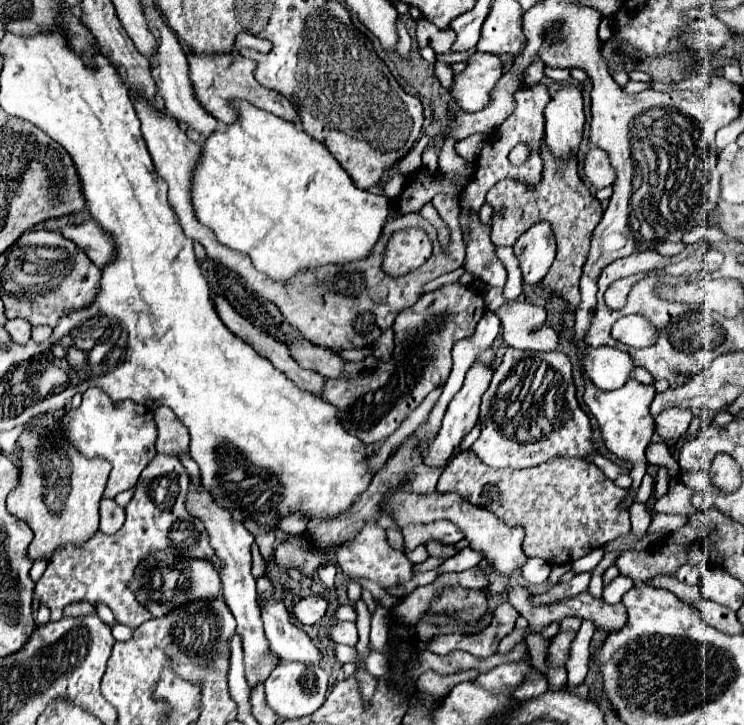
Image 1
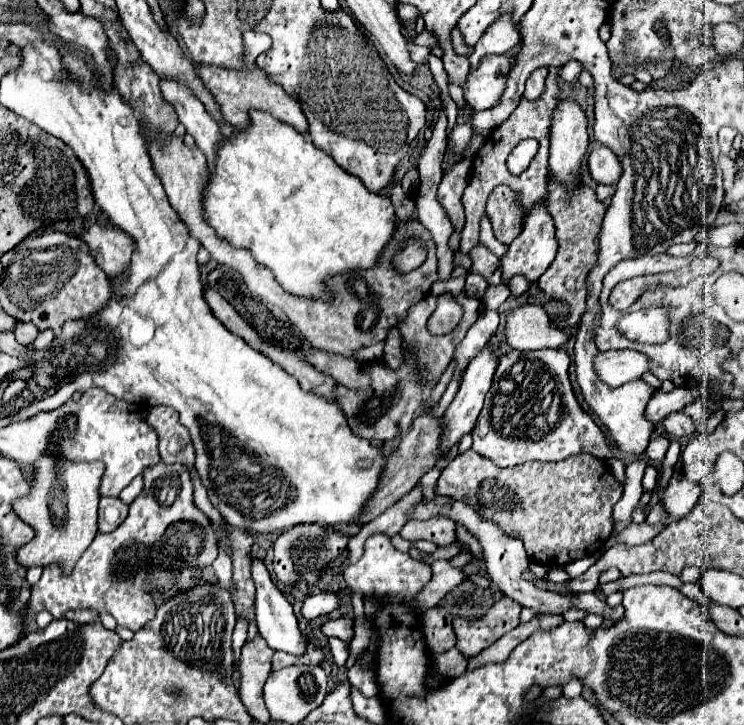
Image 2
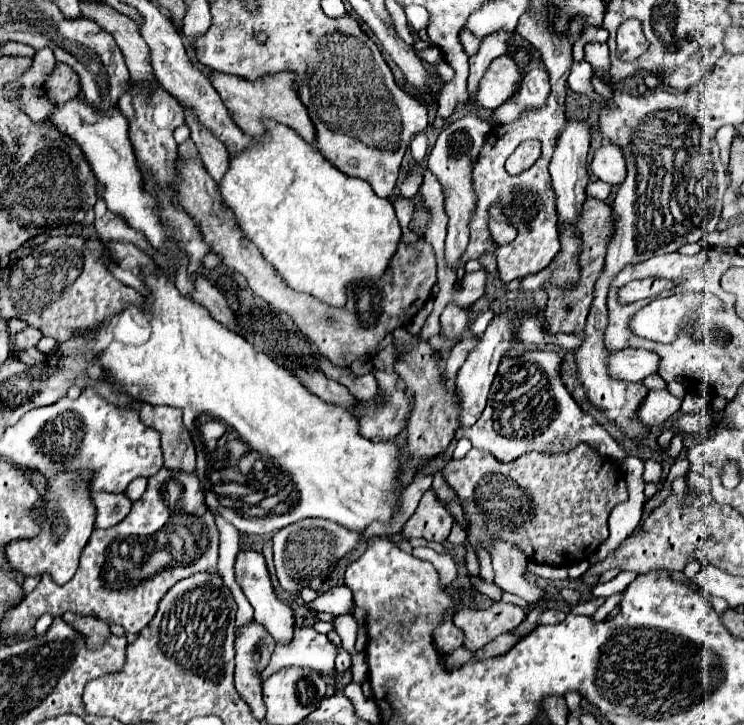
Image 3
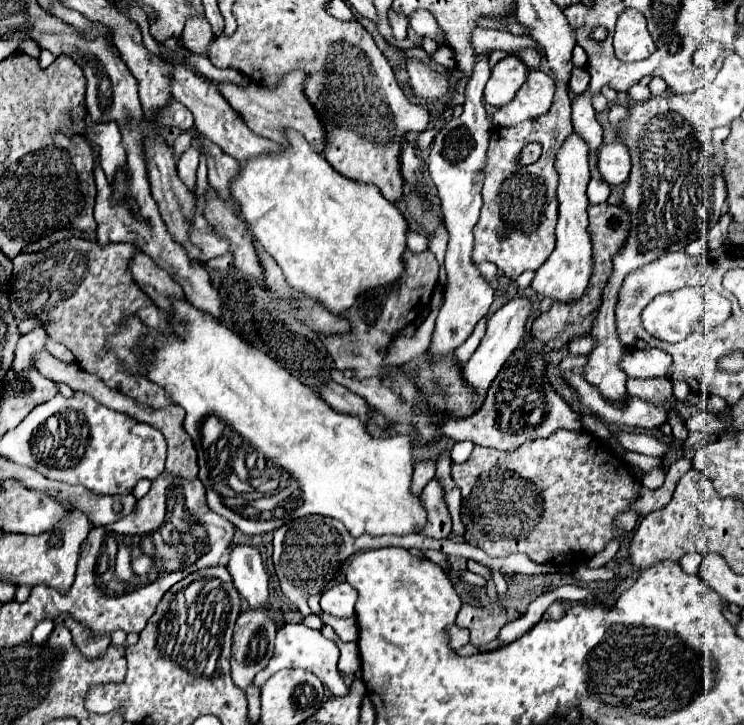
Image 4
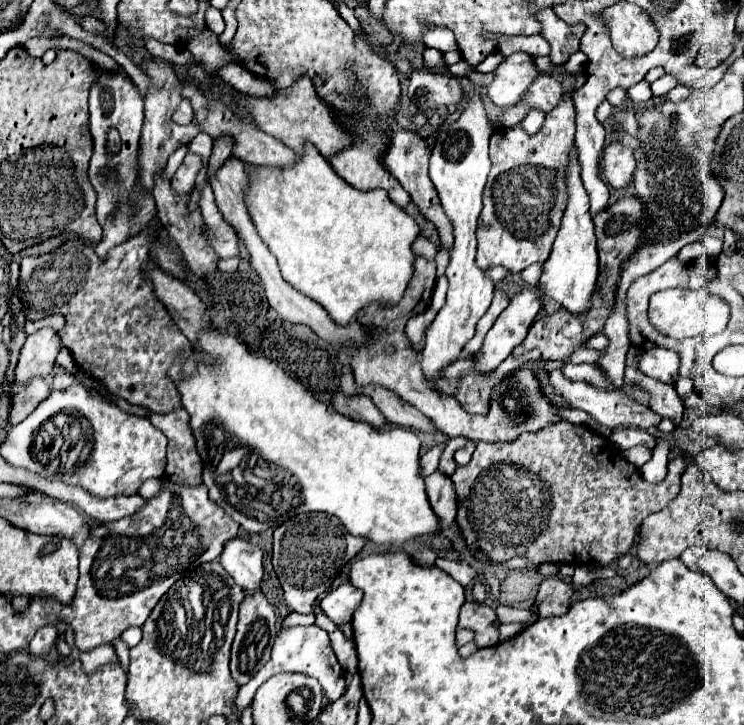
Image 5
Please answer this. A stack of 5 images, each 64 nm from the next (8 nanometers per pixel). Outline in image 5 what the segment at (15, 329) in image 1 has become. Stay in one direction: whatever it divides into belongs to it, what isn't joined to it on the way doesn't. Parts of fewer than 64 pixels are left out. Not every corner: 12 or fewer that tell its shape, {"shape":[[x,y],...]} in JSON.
{"shape":[[54,328],[30,334],[16,382],[30,384],[54,370],[64,344]]}

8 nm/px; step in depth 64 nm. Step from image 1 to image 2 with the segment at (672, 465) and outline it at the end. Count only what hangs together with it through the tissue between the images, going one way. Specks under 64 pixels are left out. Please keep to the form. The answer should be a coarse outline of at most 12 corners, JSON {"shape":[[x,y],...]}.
{"shape":[[660,436],[648,444],[650,460],[664,460],[670,440]]}

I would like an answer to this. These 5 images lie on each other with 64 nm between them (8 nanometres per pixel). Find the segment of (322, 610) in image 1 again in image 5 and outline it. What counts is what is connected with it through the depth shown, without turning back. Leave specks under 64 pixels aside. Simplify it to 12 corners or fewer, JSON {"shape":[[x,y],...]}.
{"shape":[[350,582],[332,590],[322,610],[336,624],[348,624],[362,602]]}

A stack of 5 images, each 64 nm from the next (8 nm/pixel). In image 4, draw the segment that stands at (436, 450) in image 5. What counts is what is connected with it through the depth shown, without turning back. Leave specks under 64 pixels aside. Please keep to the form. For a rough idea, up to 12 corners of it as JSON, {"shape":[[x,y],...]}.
{"shape":[[436,460],[418,462],[414,468],[414,492],[433,478]]}

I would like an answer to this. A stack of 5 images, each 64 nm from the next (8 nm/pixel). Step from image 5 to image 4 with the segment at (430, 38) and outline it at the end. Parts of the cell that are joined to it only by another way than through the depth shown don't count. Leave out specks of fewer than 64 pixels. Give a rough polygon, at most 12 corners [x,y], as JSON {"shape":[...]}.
{"shape":[[418,10],[410,26],[422,38],[446,46],[446,36],[430,12]]}

